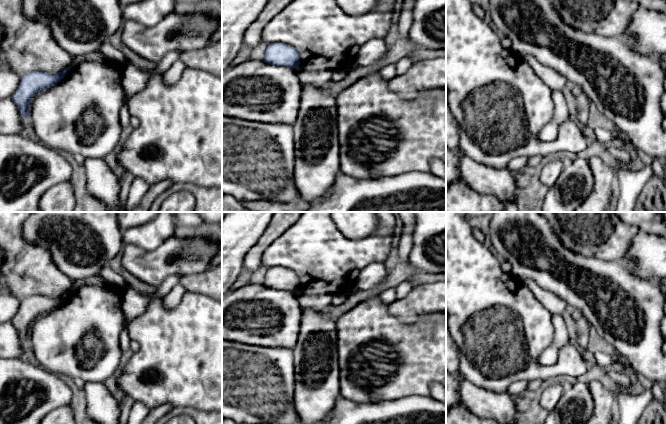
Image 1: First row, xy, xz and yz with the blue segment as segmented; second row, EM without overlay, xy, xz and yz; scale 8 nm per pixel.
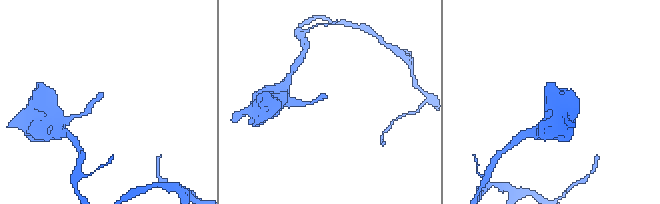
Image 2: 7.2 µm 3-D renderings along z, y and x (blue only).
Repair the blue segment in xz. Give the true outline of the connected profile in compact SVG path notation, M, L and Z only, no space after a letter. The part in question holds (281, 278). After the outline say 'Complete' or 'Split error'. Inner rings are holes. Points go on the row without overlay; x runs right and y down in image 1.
M285 267L269 268L262 285L270 289L287 290L297 293L300 288L298 275Z. Complete

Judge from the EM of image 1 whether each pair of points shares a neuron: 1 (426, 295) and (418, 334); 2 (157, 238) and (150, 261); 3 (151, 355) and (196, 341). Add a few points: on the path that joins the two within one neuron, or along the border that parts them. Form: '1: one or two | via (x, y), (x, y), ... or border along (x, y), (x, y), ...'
1: two | border along (435, 312), (412, 322), (399, 320)
2: two | border along (174, 235), (151, 250), (143, 250), (131, 244)
3: one | via (162, 355), (182, 355), (185, 352)

